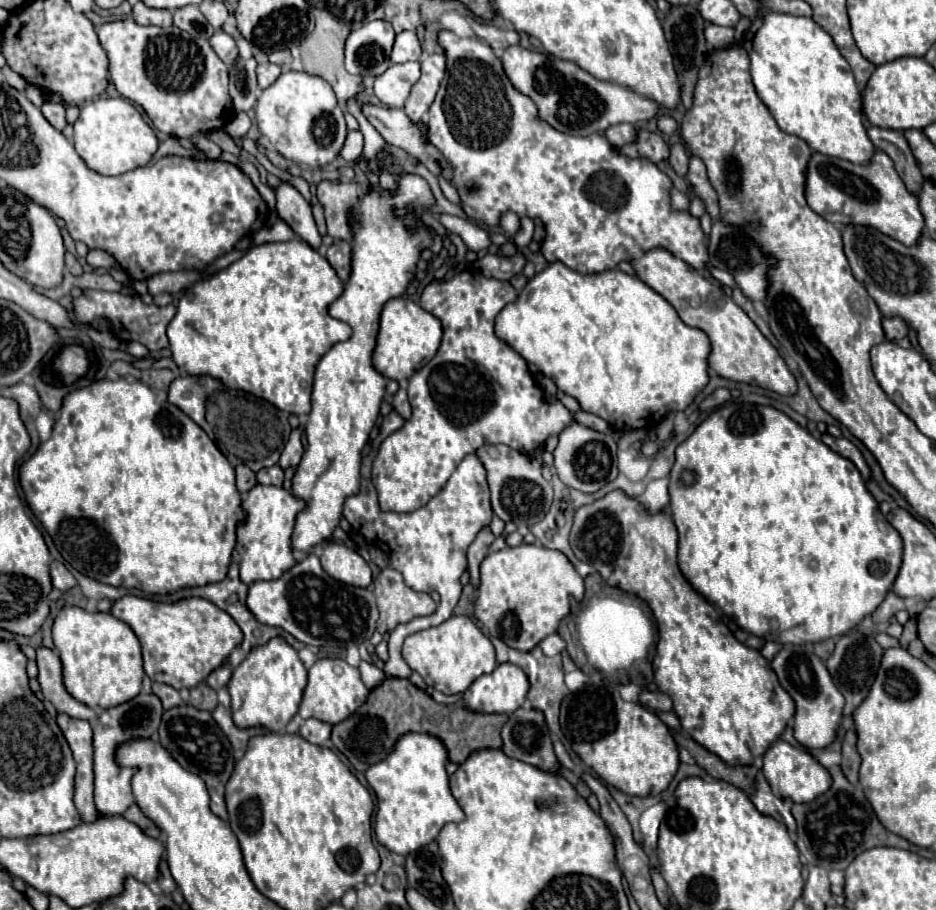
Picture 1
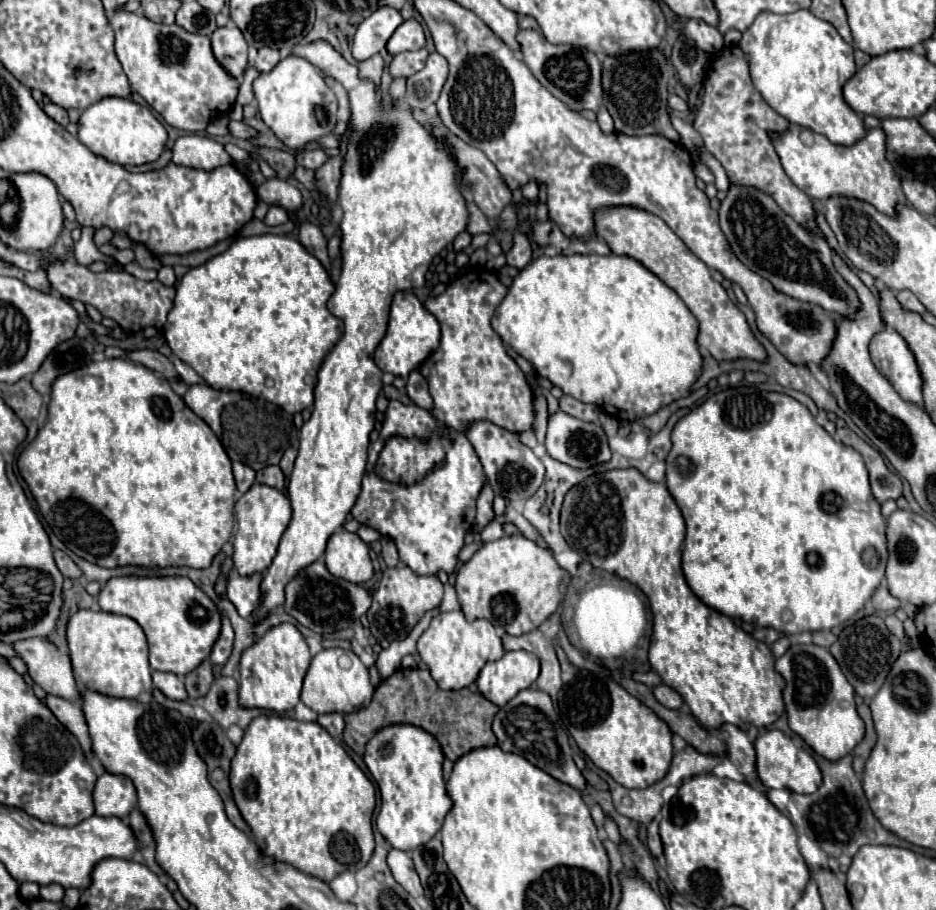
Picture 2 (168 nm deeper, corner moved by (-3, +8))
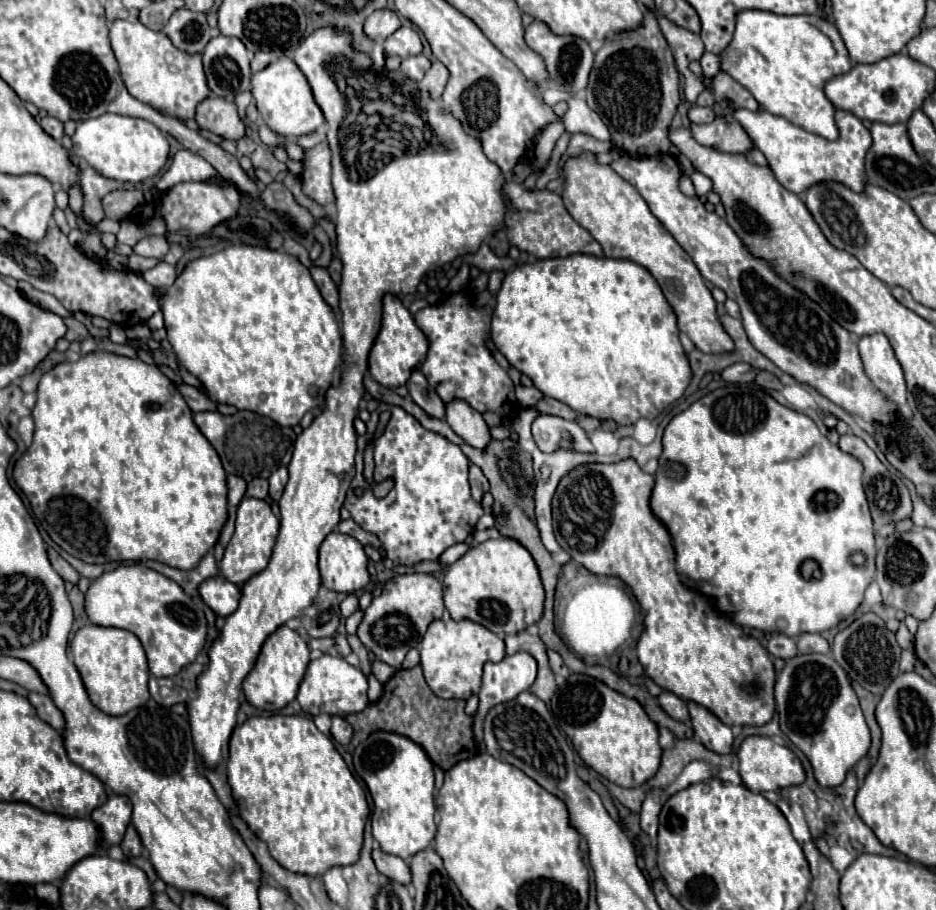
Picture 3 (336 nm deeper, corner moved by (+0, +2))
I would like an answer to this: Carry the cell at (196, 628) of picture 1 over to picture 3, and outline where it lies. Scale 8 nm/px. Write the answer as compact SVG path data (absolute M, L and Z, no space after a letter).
M121 565L115 571L103 573L99 579L95 579L85 593L85 611L95 625L119 627L135 633L143 643L149 671L155 677L175 677L183 667L191 665L197 659L199 651L205 647L207 641L207 619L203 609L197 607L195 601L173 579L153 569L147 569L145 565Z

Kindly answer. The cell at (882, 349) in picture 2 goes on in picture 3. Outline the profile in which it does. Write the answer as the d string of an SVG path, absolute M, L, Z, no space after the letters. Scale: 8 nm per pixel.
M883 333L861 337L859 353L871 383L895 405L907 409L905 375L889 339Z

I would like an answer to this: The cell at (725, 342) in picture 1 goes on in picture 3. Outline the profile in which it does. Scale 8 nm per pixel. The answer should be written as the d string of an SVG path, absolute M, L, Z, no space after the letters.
M591 153L569 159L565 163L563 175L563 203L571 217L575 217L575 221L579 221L579 225L583 225L583 229L587 229L591 237L595 237L595 241L603 247L603 255L615 259L631 259L645 267L657 279L661 291L673 307L679 329L695 343L699 351L707 355L731 353L735 345L731 345L731 337L727 337L727 331L723 325L719 325L717 303L707 289L699 269L673 239L673 235L659 223L659 219L651 215L637 189L621 179L609 165L595 163L595 155Z

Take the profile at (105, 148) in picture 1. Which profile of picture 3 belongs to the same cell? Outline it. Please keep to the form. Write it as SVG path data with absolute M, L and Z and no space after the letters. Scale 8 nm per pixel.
M105 113L81 121L71 139L73 139L73 155L83 157L101 175L127 183L139 183L155 177L169 157L167 137L151 121L127 115Z

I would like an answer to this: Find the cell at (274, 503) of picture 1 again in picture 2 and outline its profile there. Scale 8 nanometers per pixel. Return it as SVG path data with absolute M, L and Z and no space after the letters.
M254 483L254 487L250 487L250 491L246 491L246 495L242 495L236 501L236 537L232 553L234 569L240 575L264 573L276 555L280 537L286 531L290 519L292 519L292 507L288 497L274 487Z

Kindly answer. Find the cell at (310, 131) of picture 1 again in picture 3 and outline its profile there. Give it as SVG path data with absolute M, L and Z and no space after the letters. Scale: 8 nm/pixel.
M281 57L277 63L271 63L267 69L255 73L251 79L251 91L261 121L281 137L303 137L325 125L323 111L315 103L311 85L307 85L307 77L289 57Z

